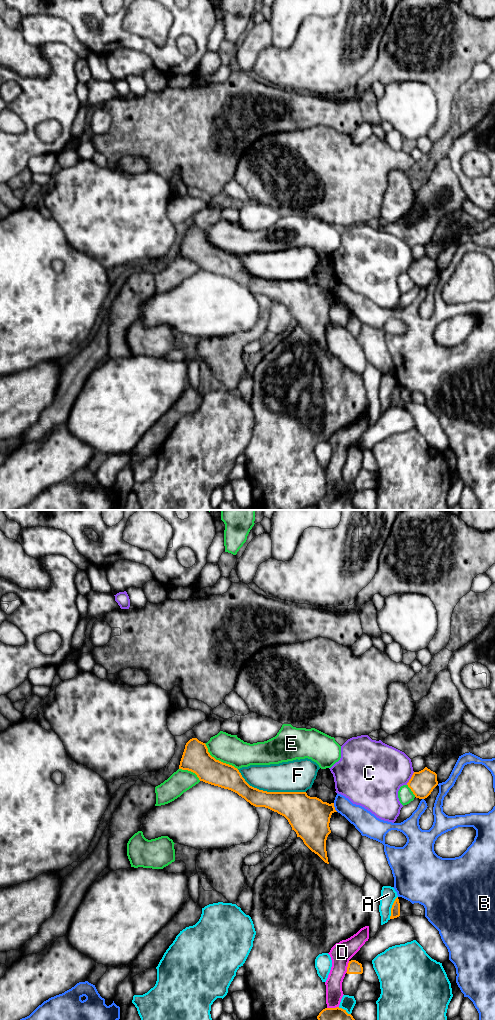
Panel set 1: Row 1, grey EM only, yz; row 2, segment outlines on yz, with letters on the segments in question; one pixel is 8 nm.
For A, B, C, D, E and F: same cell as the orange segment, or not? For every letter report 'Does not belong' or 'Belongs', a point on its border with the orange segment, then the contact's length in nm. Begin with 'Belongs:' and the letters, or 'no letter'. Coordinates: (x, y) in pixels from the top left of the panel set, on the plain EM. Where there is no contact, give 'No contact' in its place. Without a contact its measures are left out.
Belongs: no letter
A: Does not belong. Touches orange at yz (392, 395). Shared border 200 nm
B: Does not belong. Touches orange at yz (334, 295). Shared border 80 nm
C: Does not belong. Touches orange at yz (411, 266). Shared border 120 nm
D: Does not belong. Touches orange at yz (347, 455). Shared border 100 nm
E: Does not belong. Touches orange at yz (218, 248). Shared border 340 nm
F: Does not belong. Touches orange at yz (270, 280). Shared border 600 nm

